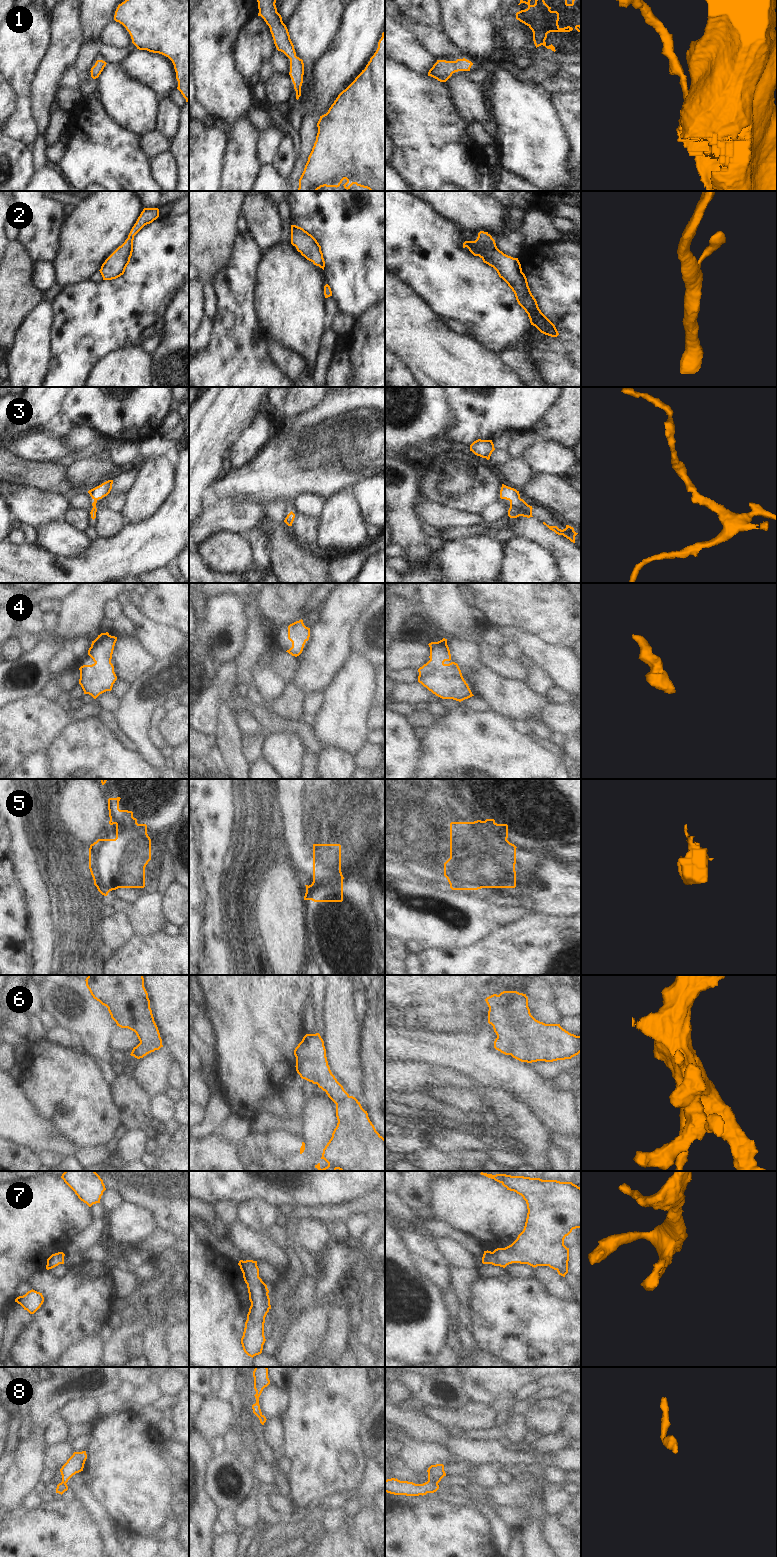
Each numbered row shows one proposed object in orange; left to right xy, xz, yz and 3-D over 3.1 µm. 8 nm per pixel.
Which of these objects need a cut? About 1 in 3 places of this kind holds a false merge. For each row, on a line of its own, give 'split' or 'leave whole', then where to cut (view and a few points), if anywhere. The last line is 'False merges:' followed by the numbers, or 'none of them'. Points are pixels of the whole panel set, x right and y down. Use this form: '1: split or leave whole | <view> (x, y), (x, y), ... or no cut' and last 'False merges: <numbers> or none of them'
1: leave whole | no cut
2: leave whole | no cut
3: leave whole | no cut
4: leave whole | no cut
5: split | xz (343, 877), (335, 883), (318, 884), (306, 888)
6: leave whole | no cut
7: leave whole | no cut
8: leave whole | no cut
False merges: 5

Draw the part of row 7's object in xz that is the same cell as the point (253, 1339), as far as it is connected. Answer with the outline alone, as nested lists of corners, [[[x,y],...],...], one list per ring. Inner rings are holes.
[[[240,1260],[238,1265],[247,1284],[251,1306],[247,1314],[241,1344],[244,1352],[254,1357],[262,1353],[266,1341],[264,1336],[265,1317],[271,1309],[269,1290],[259,1277],[257,1261]]]

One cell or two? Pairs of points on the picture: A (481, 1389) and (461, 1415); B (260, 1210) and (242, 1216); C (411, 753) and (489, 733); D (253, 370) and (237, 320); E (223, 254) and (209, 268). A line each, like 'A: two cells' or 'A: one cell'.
A: two cells
B: one cell
C: two cells
D: one cell
E: one cell

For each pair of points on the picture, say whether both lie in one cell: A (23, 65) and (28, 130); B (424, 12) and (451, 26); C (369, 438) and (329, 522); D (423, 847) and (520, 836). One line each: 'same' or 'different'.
A: same
B: different
C: different
D: different

